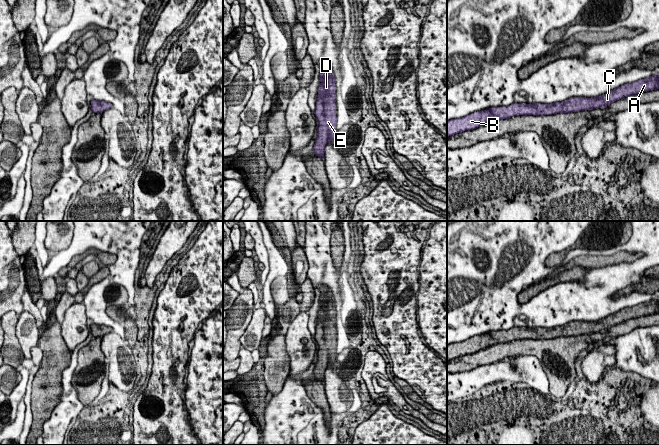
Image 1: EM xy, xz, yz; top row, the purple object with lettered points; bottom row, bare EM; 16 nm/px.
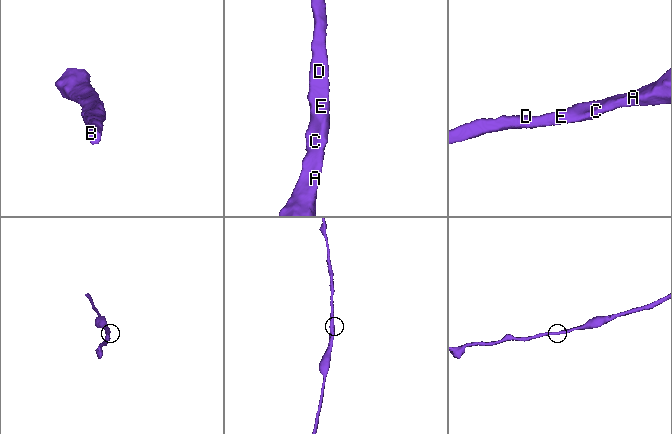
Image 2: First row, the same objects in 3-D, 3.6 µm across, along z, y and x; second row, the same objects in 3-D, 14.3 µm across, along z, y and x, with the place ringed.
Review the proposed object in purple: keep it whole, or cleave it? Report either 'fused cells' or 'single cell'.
single cell

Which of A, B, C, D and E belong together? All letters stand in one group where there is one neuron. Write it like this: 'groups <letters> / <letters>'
groups A B C D E

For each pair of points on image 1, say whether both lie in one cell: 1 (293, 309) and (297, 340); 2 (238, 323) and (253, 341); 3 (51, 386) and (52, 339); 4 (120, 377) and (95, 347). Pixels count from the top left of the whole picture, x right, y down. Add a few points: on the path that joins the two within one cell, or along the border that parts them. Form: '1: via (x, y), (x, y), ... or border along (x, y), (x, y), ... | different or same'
1: border along (301, 311), (291, 322), (285, 335) | different
2: border along (254, 309), (251, 320), (240, 338), (241, 346) | different
3: via (51, 374), (52, 351) | same
4: border along (101, 337), (101, 351), (107, 361) | different

